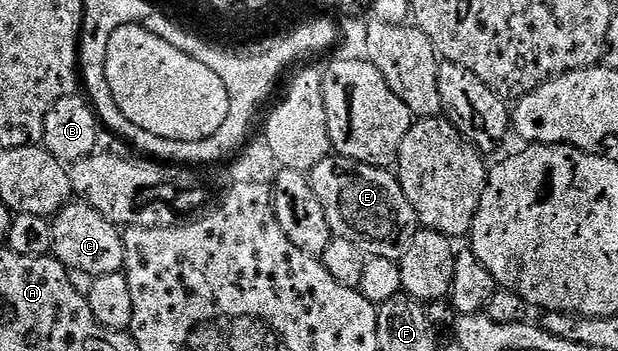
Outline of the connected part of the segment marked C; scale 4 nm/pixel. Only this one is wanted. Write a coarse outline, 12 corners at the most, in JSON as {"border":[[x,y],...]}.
{"border":[[72,201],[53,219],[54,258],[87,277],[120,273],[123,231]]}

